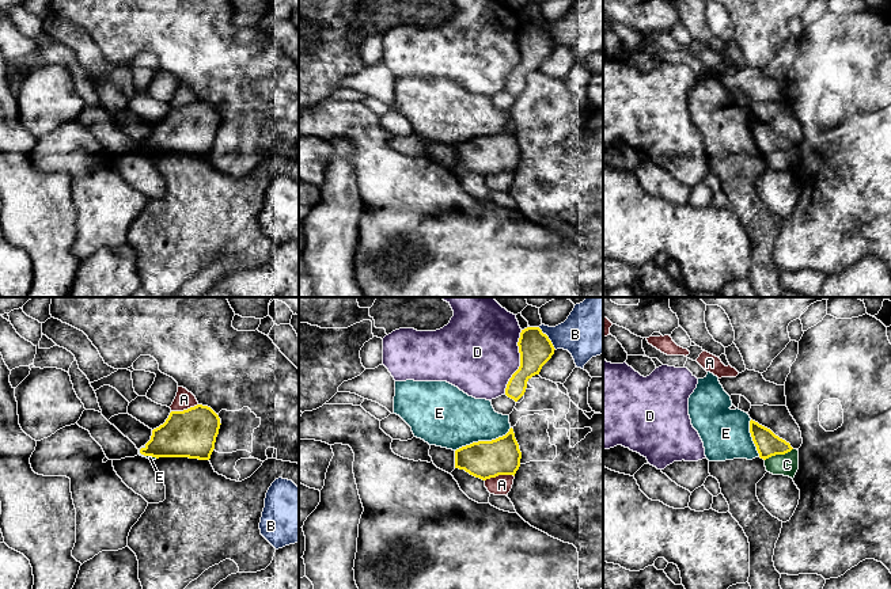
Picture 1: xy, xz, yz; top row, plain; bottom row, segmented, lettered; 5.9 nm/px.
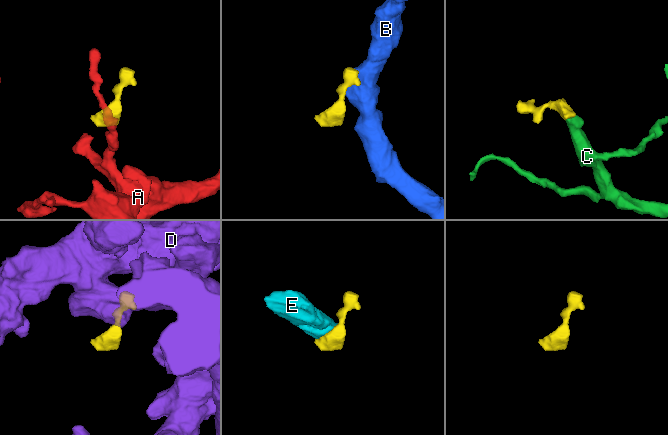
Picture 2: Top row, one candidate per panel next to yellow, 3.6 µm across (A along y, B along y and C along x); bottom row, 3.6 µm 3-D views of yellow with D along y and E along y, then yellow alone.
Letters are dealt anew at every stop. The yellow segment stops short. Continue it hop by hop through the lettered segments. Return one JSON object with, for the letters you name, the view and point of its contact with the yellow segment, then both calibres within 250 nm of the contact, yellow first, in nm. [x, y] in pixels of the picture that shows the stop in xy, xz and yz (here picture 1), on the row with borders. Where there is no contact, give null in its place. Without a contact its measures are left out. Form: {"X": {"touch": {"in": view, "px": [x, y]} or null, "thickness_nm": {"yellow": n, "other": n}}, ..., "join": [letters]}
{"C": {"touch": {"in": "yz", "px": [778, 453]}, "thickness_nm": {"yellow": 150, "other": 130}}, "join": ["C"]}

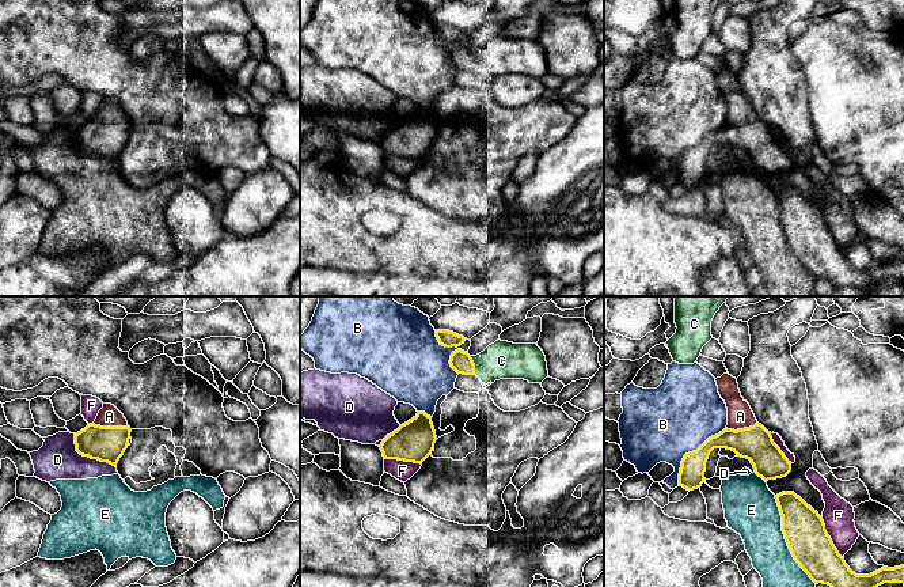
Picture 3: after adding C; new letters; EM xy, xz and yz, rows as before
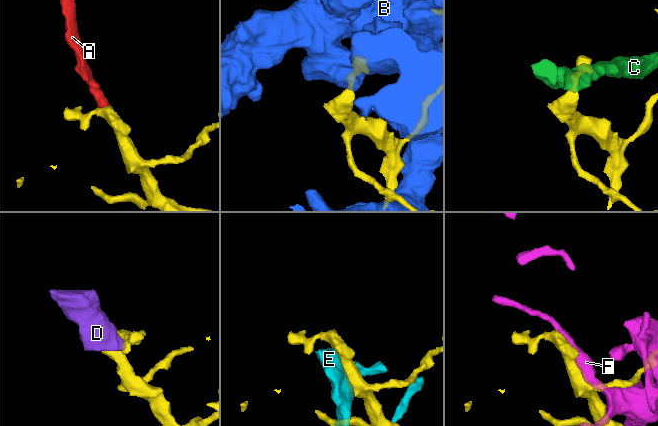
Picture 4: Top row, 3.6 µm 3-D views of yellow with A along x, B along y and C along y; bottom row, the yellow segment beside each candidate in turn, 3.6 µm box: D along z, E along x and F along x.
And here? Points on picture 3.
{"A": {"touch": {"in": "xy", "px": [110, 427]}, "thickness_nm": {"yellow": 200, "other": 130}}, "join": ["A"]}

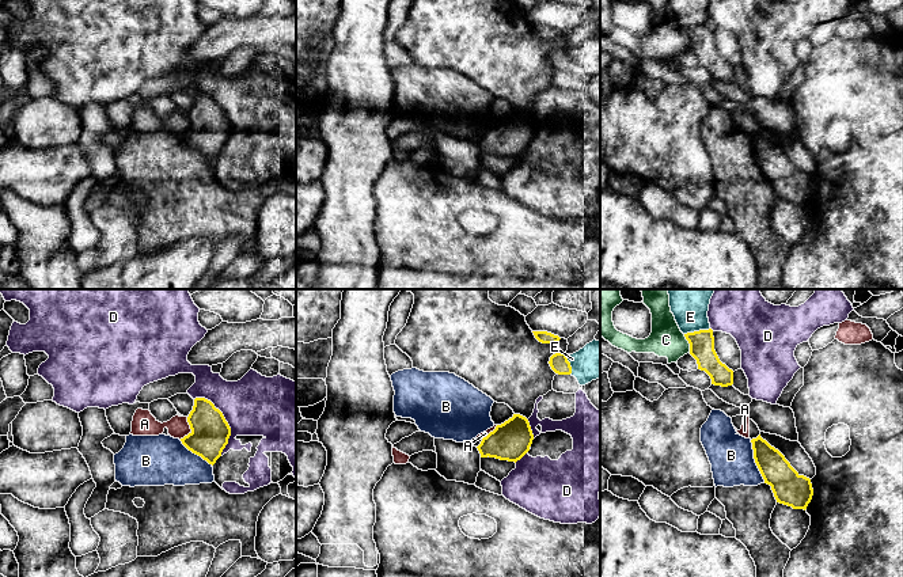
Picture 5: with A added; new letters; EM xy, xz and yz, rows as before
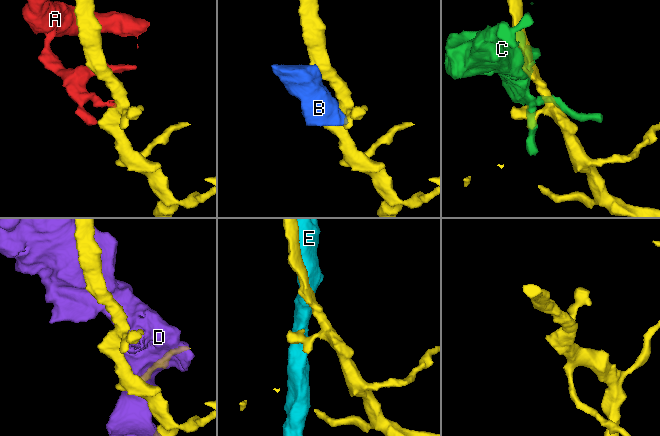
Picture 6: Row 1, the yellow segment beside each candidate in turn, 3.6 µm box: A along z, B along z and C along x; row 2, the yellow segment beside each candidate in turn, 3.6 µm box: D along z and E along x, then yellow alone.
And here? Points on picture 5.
{"join": []}

